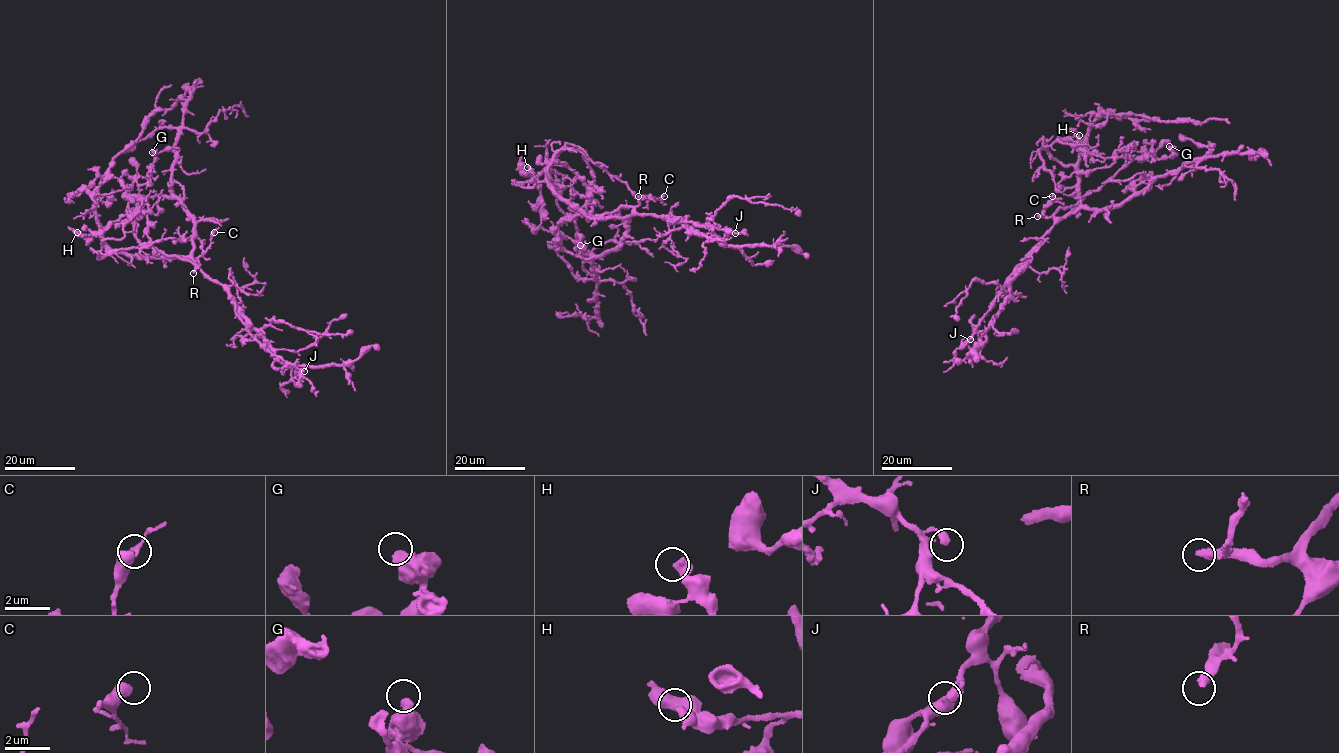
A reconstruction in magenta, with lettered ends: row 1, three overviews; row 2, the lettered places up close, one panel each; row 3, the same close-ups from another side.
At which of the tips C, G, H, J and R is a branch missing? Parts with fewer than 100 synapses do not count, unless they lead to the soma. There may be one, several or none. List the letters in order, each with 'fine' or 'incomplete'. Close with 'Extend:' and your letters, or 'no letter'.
C: fine
G: fine
H: fine
J: fine
R: incomplete
Extend: R

